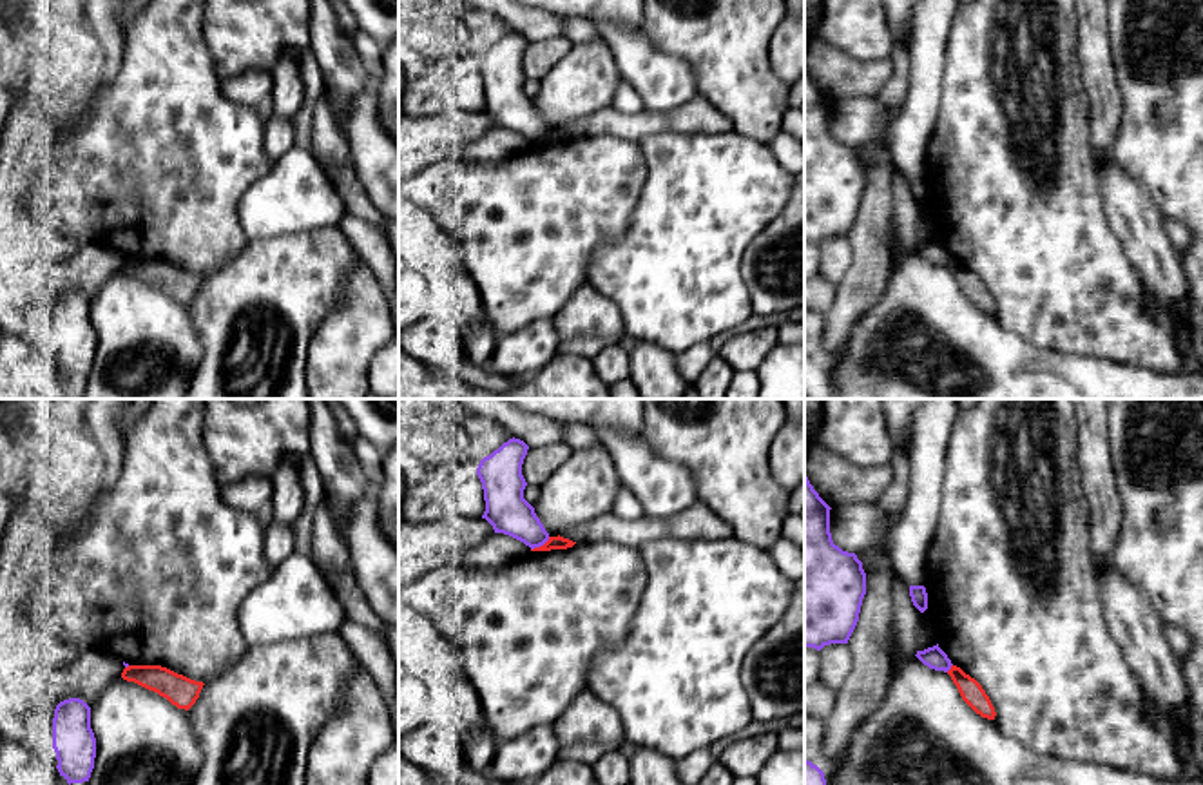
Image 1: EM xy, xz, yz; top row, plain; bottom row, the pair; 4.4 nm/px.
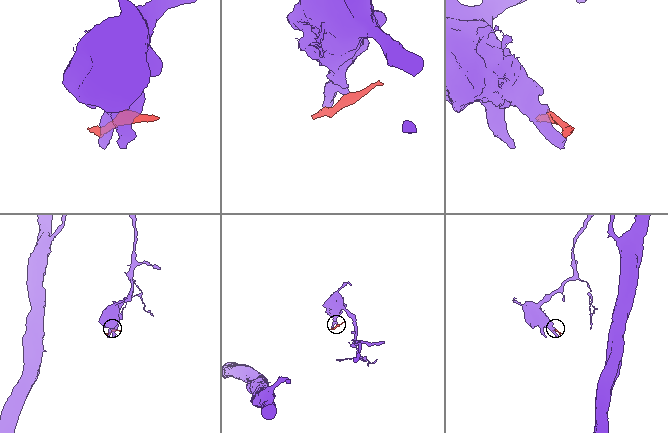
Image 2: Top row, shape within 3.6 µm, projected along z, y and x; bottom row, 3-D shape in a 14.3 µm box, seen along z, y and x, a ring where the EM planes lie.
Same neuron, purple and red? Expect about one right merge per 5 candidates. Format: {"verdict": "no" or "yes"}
{"verdict": "no"}

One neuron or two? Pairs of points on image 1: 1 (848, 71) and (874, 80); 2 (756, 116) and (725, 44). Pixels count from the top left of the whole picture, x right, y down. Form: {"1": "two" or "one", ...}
{"1": "one", "2": "one"}

